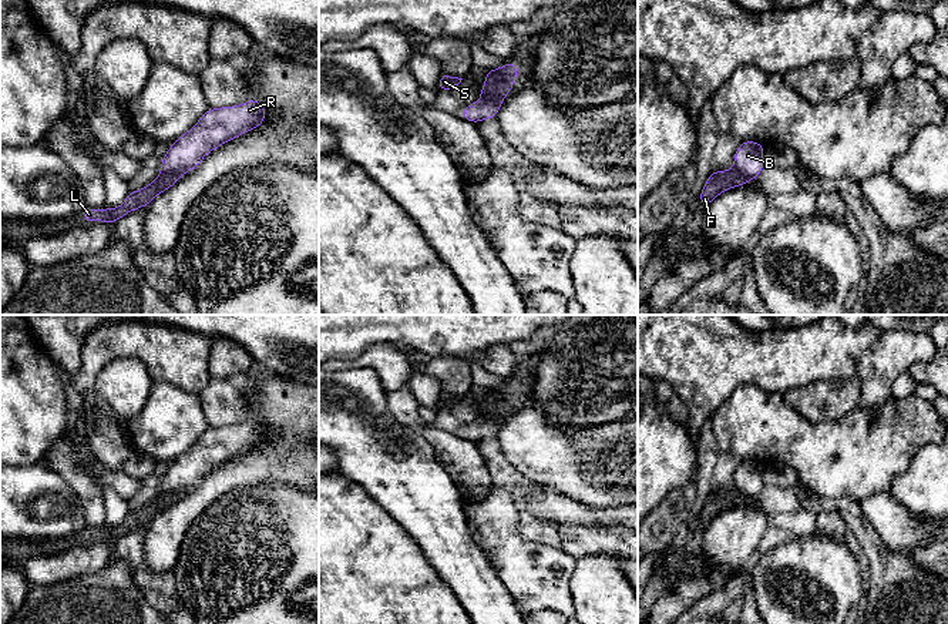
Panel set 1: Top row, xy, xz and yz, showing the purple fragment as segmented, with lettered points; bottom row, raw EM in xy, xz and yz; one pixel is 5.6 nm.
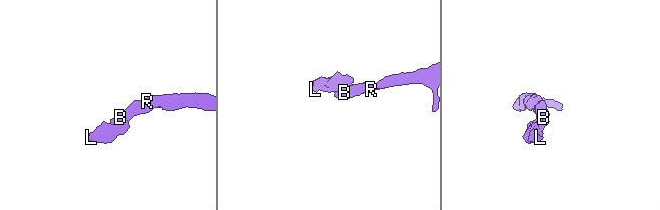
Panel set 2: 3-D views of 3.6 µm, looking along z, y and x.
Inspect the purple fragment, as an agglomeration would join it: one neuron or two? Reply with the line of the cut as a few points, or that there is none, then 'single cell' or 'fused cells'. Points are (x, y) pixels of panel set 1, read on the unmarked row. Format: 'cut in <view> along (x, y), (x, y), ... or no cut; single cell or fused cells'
cut in xz along (480, 416), (503, 418); fused cells

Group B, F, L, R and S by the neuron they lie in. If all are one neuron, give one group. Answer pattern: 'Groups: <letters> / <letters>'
Groups: B R / F L S

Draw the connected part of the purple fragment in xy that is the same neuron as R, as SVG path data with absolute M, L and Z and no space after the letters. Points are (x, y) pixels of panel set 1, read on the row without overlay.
M252 416L242 425L208 427L196 443L178 456L161 480L161 493L185 493L204 476L265 442L265 426Z

